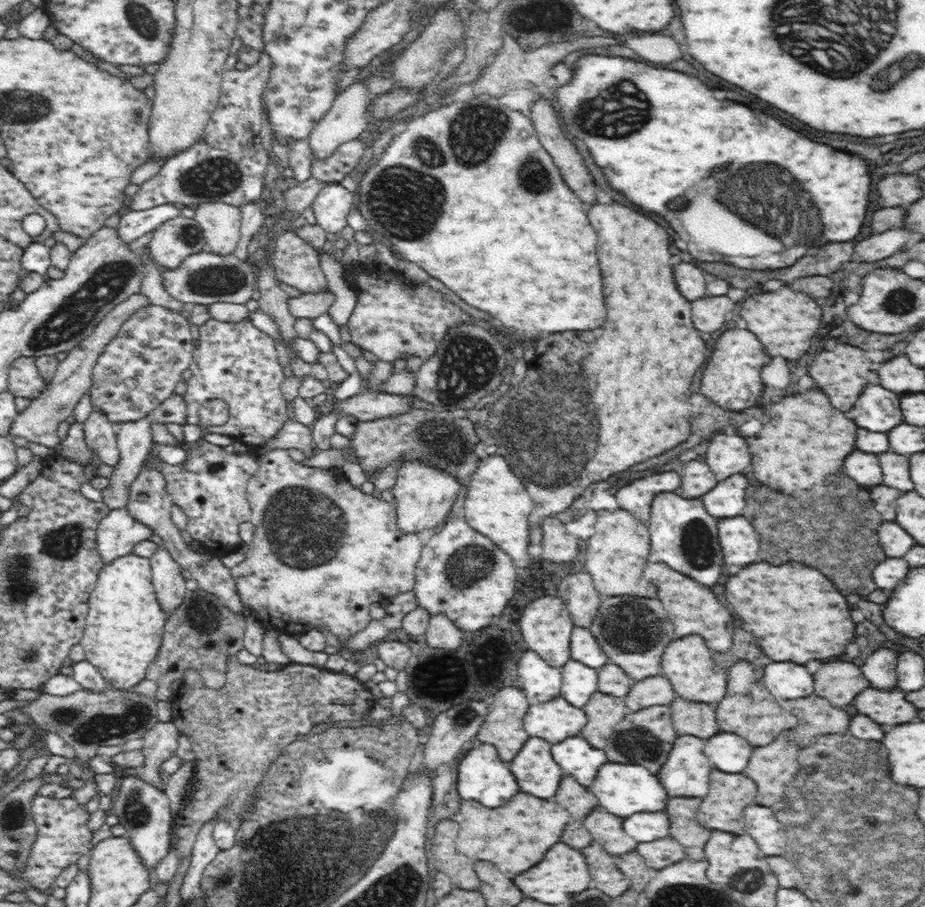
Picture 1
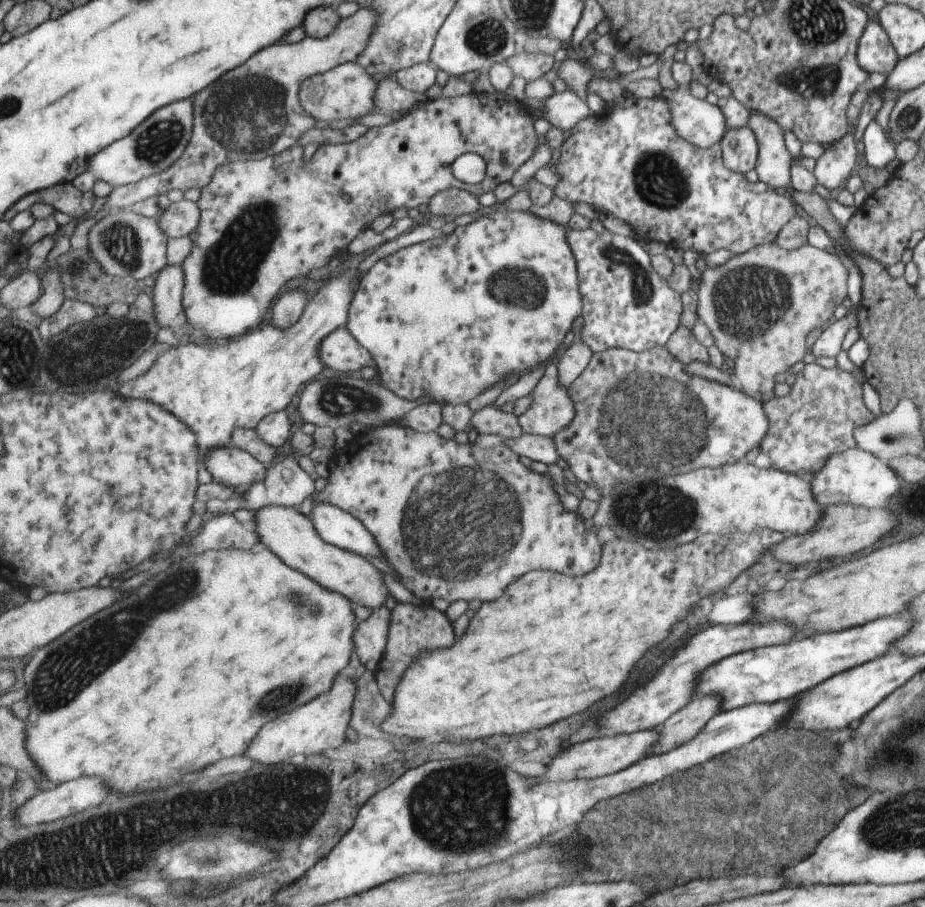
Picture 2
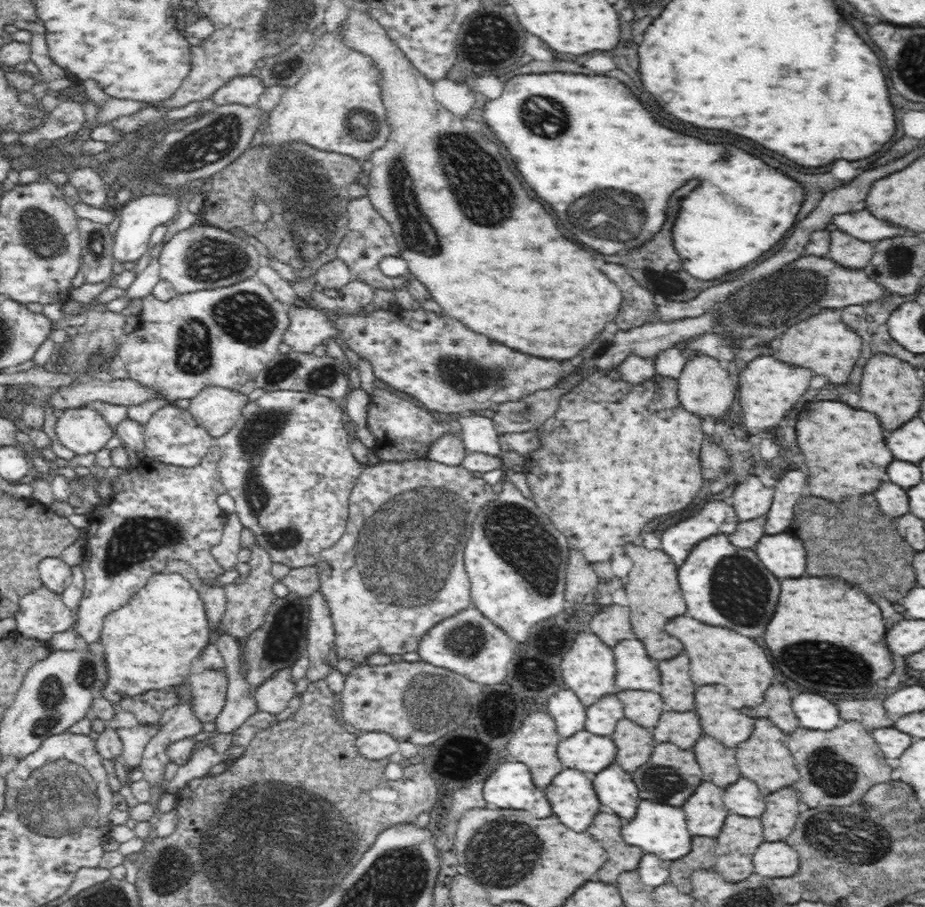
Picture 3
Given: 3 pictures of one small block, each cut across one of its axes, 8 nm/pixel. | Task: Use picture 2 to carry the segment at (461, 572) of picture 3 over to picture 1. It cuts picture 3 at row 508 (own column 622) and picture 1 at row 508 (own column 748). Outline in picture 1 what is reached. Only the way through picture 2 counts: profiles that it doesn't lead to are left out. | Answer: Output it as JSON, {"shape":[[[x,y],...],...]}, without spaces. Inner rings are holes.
{"shape":[[[415,460],[414,463],[406,464],[398,469],[396,484],[391,489],[398,502],[397,528],[402,528],[404,532],[416,532],[442,524],[454,506],[459,490],[460,484],[456,483],[456,477],[452,477],[448,471],[424,464],[424,461]]]}

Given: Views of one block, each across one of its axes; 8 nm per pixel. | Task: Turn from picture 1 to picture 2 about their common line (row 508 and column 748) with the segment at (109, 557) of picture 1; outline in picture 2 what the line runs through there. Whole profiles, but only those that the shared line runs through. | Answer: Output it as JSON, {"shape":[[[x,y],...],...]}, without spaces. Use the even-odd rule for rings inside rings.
{"shape":[[[752,111],[747,127],[757,142],[755,174],[759,181],[771,188],[788,188],[790,184],[791,156],[783,142],[782,128],[769,117]]]}

